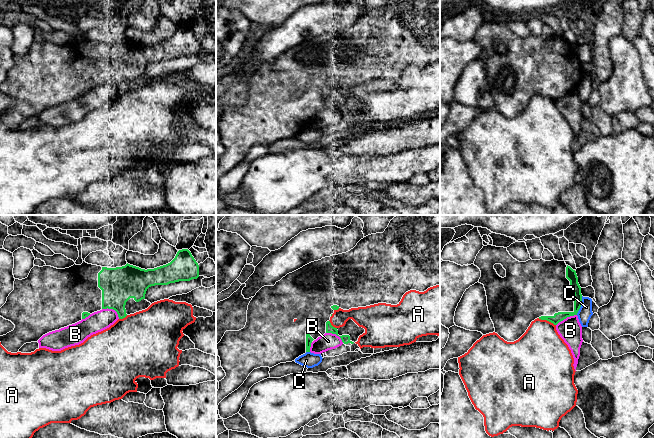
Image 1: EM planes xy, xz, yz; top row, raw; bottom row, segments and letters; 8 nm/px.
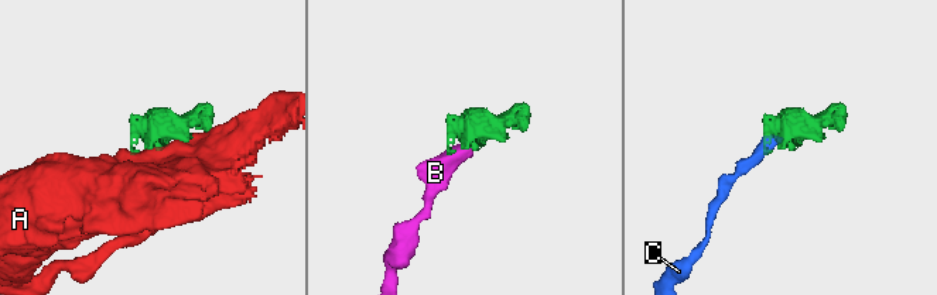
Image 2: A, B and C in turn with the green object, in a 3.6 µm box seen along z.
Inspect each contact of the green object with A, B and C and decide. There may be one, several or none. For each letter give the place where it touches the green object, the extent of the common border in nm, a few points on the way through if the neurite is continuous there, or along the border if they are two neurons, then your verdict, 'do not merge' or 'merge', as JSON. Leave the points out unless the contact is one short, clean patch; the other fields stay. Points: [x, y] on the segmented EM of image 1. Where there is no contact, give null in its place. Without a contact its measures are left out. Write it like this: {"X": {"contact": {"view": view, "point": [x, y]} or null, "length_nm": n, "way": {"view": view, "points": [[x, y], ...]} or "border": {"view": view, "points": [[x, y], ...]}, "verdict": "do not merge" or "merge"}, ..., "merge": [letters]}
{"A": {"contact": {"view": "yz", "point": [547, 320]}, "length_nm": 160, "verdict": "do not merge"}, "B": {"contact": {"view": "xy", "point": [112, 308]}, "length_nm": 170, "verdict": "do not merge"}, "C": {"contact": {"view": "yz", "point": [580, 305]}, "length_nm": 160, "verdict": "do not merge"}, "merge": []}

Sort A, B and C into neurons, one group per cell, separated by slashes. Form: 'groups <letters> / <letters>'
groups A / B / C

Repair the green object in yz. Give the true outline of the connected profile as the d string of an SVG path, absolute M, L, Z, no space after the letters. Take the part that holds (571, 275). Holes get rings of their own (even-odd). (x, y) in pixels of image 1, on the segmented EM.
M487 245L477 254L474 265L481 271L478 282L484 285L486 291L494 332L507 342L518 340L537 318L557 325L567 317L577 315L581 307L582 294L576 271L565 261L530 259L519 262L509 254L507 248ZM495 264L501 264L506 270L504 278L497 274Z

